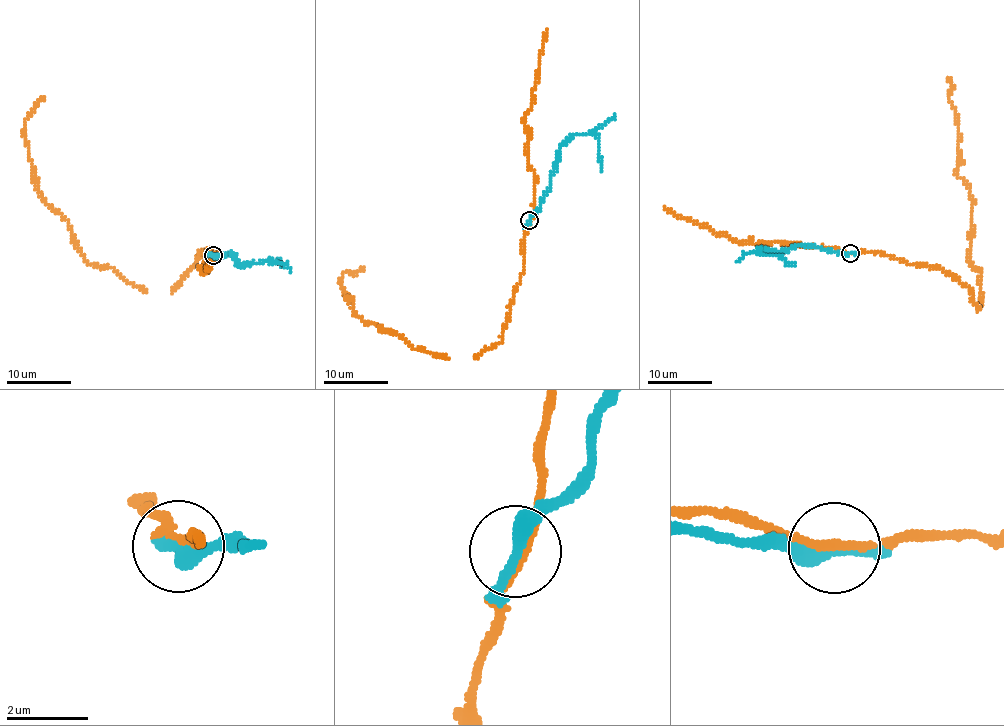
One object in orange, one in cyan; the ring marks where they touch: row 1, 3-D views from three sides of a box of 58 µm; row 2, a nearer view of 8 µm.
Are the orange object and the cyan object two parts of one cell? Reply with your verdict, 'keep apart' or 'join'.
keep apart

